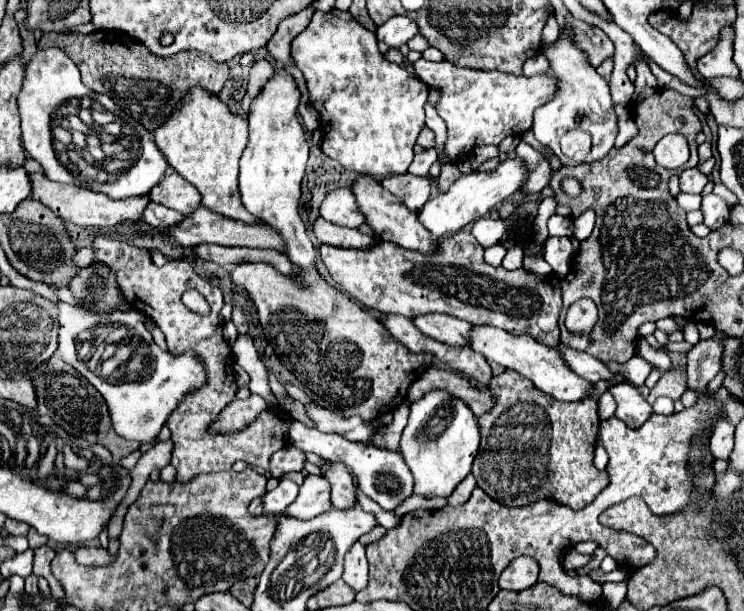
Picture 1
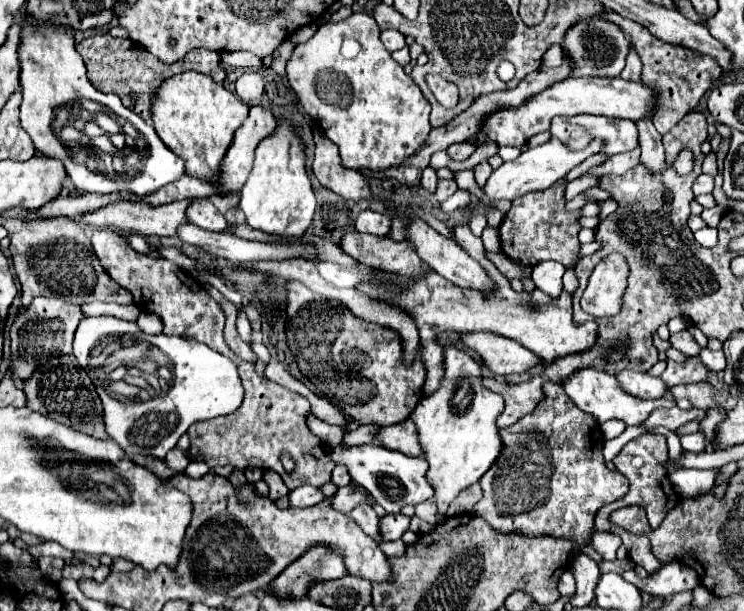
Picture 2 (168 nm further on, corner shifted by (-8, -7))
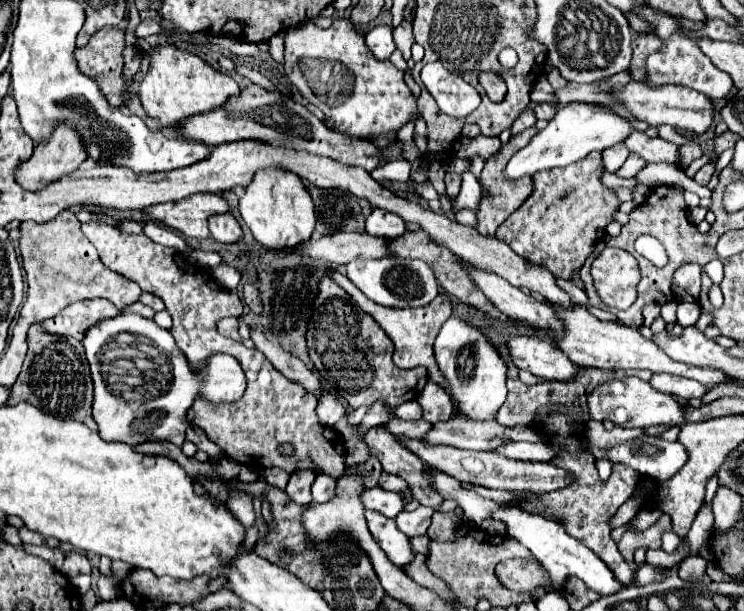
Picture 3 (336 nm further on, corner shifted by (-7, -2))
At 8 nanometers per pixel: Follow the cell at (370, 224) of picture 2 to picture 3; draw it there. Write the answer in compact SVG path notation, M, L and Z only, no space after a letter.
M372 209L372 213L366 217L366 233L396 239L406 233L406 221L396 213L384 209Z

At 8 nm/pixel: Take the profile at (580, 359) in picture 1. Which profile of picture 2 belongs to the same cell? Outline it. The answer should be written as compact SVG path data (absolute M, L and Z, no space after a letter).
M625 370L625 372L617 372L615 378L627 394L637 398L661 398L667 392L667 386L659 378L649 376L645 372Z

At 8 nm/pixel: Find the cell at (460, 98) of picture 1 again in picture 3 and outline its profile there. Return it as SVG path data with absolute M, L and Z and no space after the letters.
M630 81L624 89L614 93L614 99L620 101L638 121L648 125L672 125L674 129L688 131L692 135L702 135L710 129L714 121L714 105L712 99L704 93L686 89L686 87L642 87L642 83Z

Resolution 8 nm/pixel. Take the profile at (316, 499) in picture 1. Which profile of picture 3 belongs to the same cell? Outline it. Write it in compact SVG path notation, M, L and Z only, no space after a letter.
M372 487L372 489L364 491L364 505L366 505L366 509L378 511L386 517L396 517L400 511L404 511L406 499L400 493L392 493L392 491L384 491L380 487Z

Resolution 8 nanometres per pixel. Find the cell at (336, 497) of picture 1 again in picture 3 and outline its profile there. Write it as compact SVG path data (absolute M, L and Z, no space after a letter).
M366 511L366 521L374 541L382 547L388 559L396 567L406 569L406 565L414 559L414 551L410 539L396 527L396 521L384 515L376 515L376 511Z

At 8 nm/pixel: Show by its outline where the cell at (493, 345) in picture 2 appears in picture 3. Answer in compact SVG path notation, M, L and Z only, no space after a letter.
M512 335L508 341L508 355L518 369L526 369L544 381L572 381L582 369L546 337Z

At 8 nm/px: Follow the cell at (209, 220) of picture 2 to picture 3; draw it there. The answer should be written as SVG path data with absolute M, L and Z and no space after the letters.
M216 215L210 219L210 233L216 241L220 243L228 243L228 245L234 245L234 243L240 243L244 233L238 225L238 221L232 217L232 215Z

